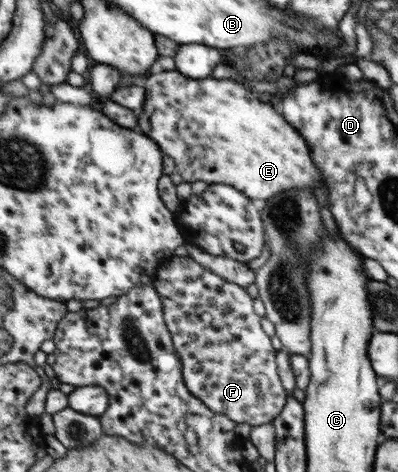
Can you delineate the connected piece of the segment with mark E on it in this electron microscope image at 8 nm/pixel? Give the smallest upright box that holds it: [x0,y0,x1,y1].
[137,70,324,201]

